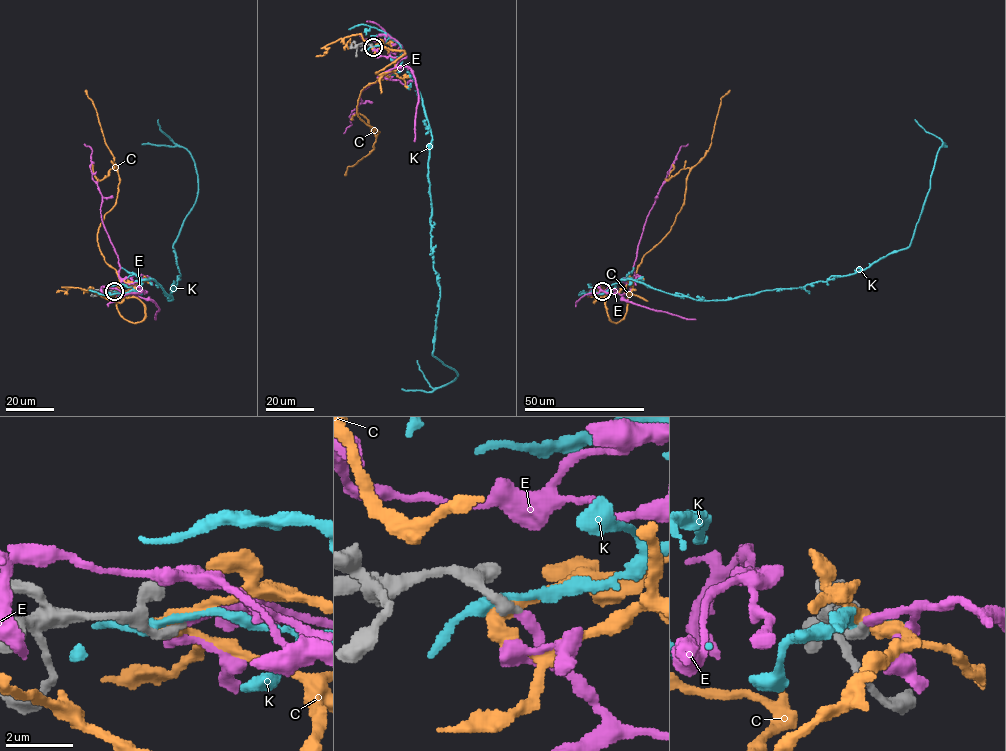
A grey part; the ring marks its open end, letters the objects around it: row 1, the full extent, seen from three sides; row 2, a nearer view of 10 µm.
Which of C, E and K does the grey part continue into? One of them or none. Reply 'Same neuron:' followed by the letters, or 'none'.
Same neuron: E

